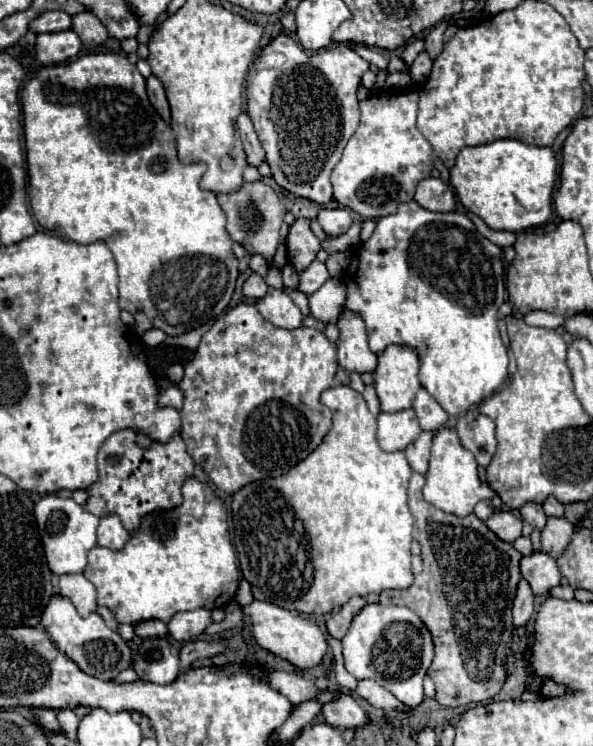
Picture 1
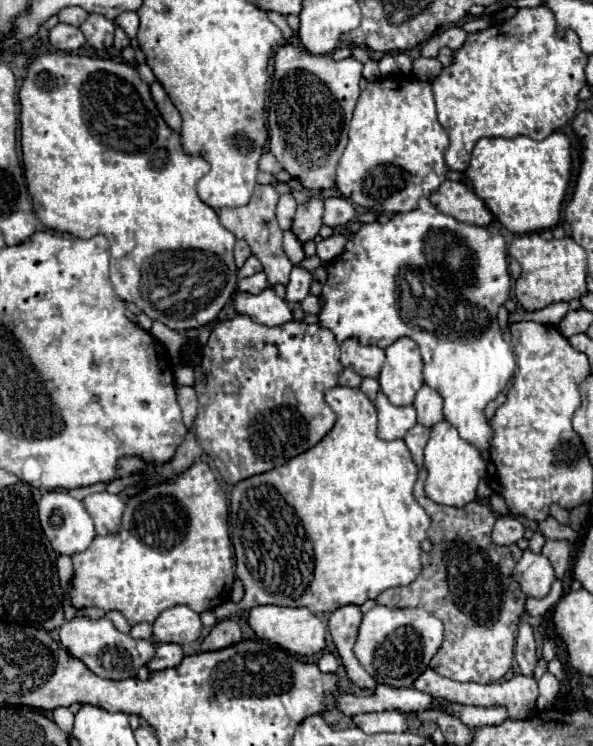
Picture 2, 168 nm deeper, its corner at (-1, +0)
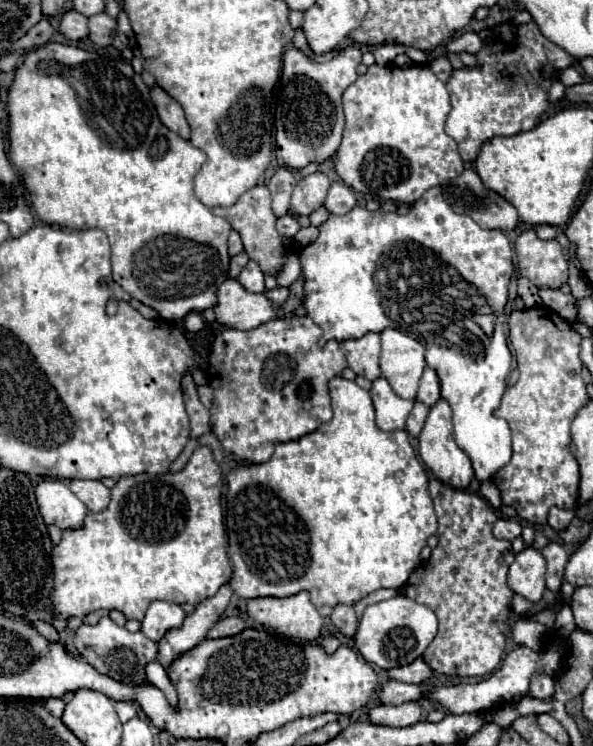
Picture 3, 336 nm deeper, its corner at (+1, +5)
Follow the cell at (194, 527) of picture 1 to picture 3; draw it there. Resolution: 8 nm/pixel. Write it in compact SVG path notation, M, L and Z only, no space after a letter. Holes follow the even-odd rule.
M202 445L198 447L188 465L178 471L178 473L164 473L164 475L132 475L132 477L122 477L118 479L118 483L112 487L110 491L110 505L102 511L102 513L86 513L82 527L80 529L64 529L62 531L62 539L58 545L52 547L52 573L54 573L54 593L52 593L52 601L54 601L54 609L58 613L60 619L70 619L70 617L84 617L92 611L98 609L118 609L120 613L124 613L126 619L138 619L142 621L148 605L154 599L162 599L162 601L172 601L172 603L192 603L196 605L202 599L214 597L214 593L226 585L232 577L232 567L228 561L228 537L226 537L226 529L224 529L224 521L222 521L222 471L218 467L218 463L214 461L212 449Z

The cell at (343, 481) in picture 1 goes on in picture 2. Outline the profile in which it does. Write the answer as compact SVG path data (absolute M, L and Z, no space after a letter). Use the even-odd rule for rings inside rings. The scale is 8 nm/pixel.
M334 386L326 390L326 402L328 406L336 412L336 424L334 428L318 442L314 448L298 454L292 458L288 464L278 466L270 472L246 478L238 482L232 490L230 498L230 540L236 552L236 574L244 584L244 598L240 602L240 608L248 610L258 604L276 604L276 606L292 606L292 608L308 608L314 614L324 614L324 612L334 612L340 606L346 604L364 604L366 600L374 600L380 592L392 586L408 586L418 574L420 574L420 542L426 538L426 530L430 528L430 518L424 512L424 508L414 500L412 496L412 486L418 476L418 468L412 462L412 456L404 444L404 440L394 440L394 442L384 442L376 436L376 408L374 404L366 398L366 394L360 388L344 388L344 386Z

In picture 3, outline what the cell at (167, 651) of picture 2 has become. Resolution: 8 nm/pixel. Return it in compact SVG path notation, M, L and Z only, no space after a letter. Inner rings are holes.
M222 585L222 589L214 597L210 597L206 601L200 601L196 605L194 613L186 615L182 627L170 629L158 641L158 647L160 647L158 661L168 669L170 663L176 657L194 649L202 639L206 639L206 633L218 623L218 619L226 611L226 607L230 603L230 597L232 597L232 587Z

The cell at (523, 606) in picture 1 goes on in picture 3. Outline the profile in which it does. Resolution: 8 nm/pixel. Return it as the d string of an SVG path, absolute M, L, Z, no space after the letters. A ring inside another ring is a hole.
M538 673L534 679L532 679L532 685L530 685L530 695L540 699L540 701L550 701L552 695L554 695L554 679L544 675L544 673Z

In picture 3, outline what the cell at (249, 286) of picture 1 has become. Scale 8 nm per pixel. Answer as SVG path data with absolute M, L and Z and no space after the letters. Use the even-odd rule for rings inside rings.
M248 261L248 265L242 269L238 281L250 293L264 293L264 273L260 271L260 267L254 261Z

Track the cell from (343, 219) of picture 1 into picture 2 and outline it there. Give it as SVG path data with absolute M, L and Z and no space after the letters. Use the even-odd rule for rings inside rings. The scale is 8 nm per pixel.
M328 198L324 202L324 224L330 228L346 226L356 216L352 204L346 198Z

